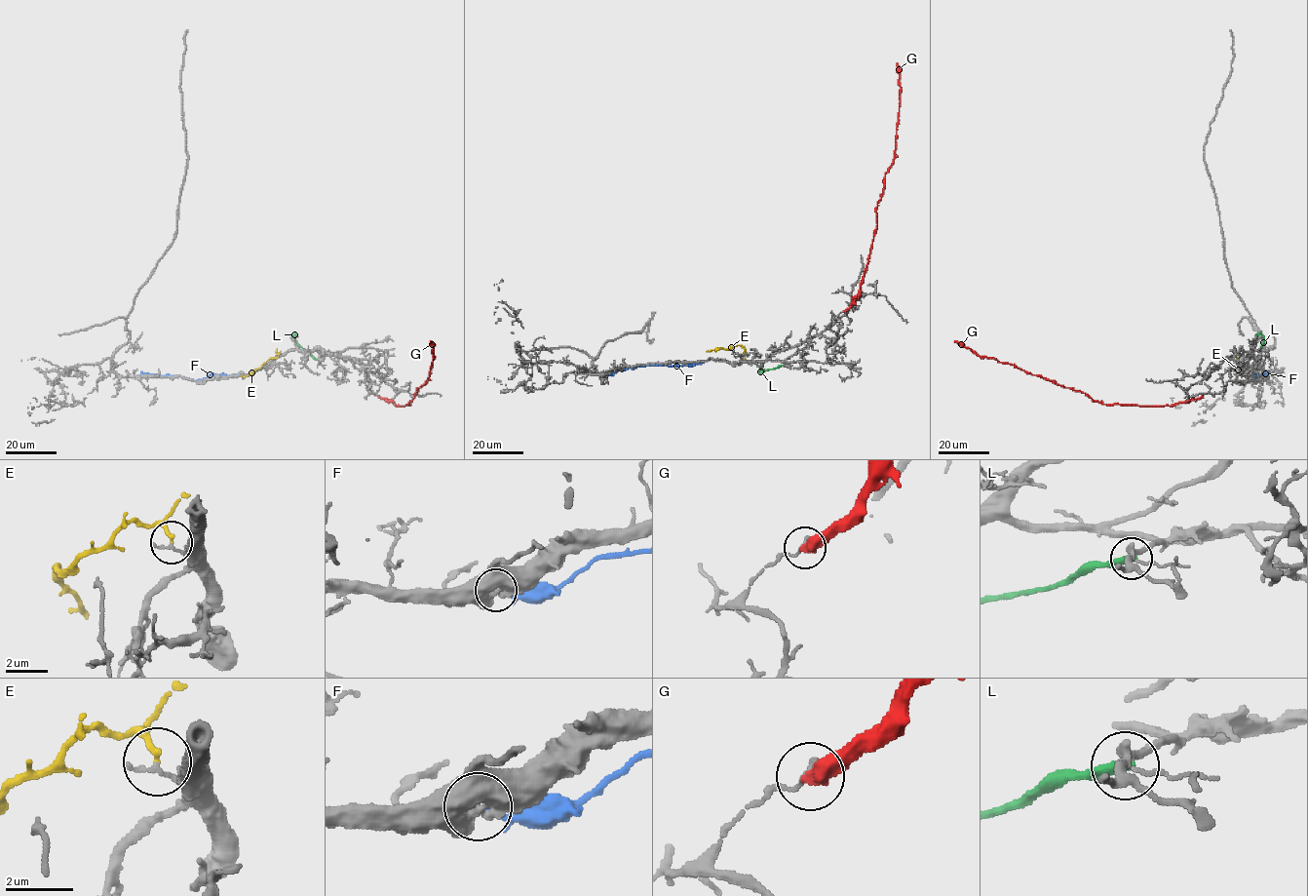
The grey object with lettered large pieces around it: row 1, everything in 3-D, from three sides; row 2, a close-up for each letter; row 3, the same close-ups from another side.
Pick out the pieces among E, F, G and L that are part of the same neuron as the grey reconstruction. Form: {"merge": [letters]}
{"merge": []}

